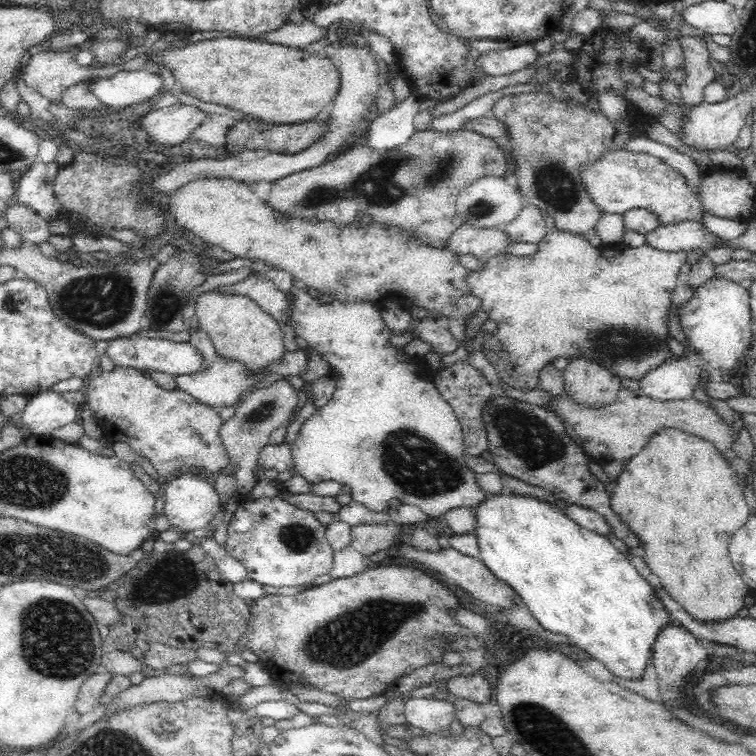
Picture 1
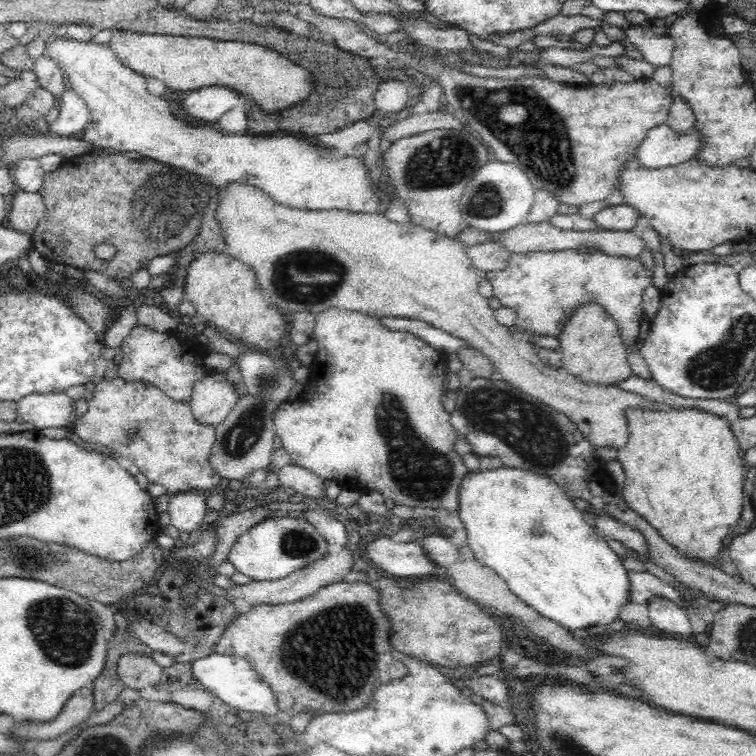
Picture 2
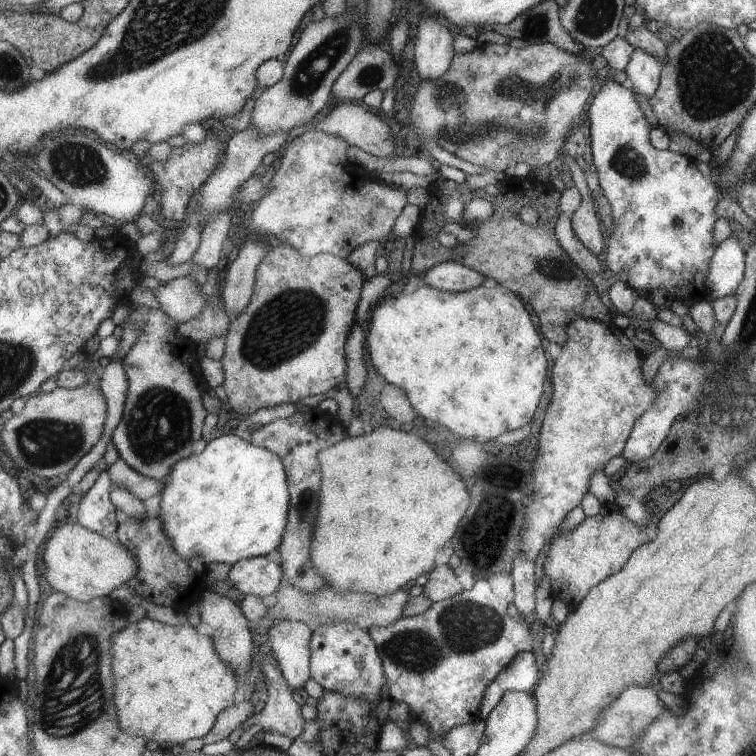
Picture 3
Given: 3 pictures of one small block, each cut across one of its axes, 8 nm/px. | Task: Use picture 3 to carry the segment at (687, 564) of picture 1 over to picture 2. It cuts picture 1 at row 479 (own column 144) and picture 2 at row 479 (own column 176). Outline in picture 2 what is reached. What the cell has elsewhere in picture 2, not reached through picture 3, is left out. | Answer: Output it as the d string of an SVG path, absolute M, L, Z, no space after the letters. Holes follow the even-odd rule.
M634 406L625 409L625 417L629 426L628 440L617 450L617 460L626 471L623 500L682 555L704 565L720 564L720 560L712 558L720 554L722 538L737 526L744 502L742 484L746 473L731 424L724 416L693 406L670 412L661 408L644 410L641 406Z

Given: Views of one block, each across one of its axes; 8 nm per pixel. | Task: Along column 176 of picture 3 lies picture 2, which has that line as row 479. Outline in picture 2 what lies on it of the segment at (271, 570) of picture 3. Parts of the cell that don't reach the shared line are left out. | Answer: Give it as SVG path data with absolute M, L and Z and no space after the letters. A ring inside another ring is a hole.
M476 465L472 467L465 478L462 478L460 490L458 492L458 516L460 521L465 525L467 533L468 550L472 552L475 559L484 567L494 571L509 587L509 590L518 599L530 605L532 609L539 612L543 617L549 618L558 624L562 624L568 630L584 630L590 631L590 628L604 628L608 624L612 624L618 618L620 608L629 601L630 582L626 577L626 569L622 565L620 556L613 552L608 544L594 533L594 526L589 520L589 514L584 513L576 508L576 505L566 494L562 485L559 485L553 478L532 472L531 470L522 470L508 468L502 465L498 468L481 469Z

